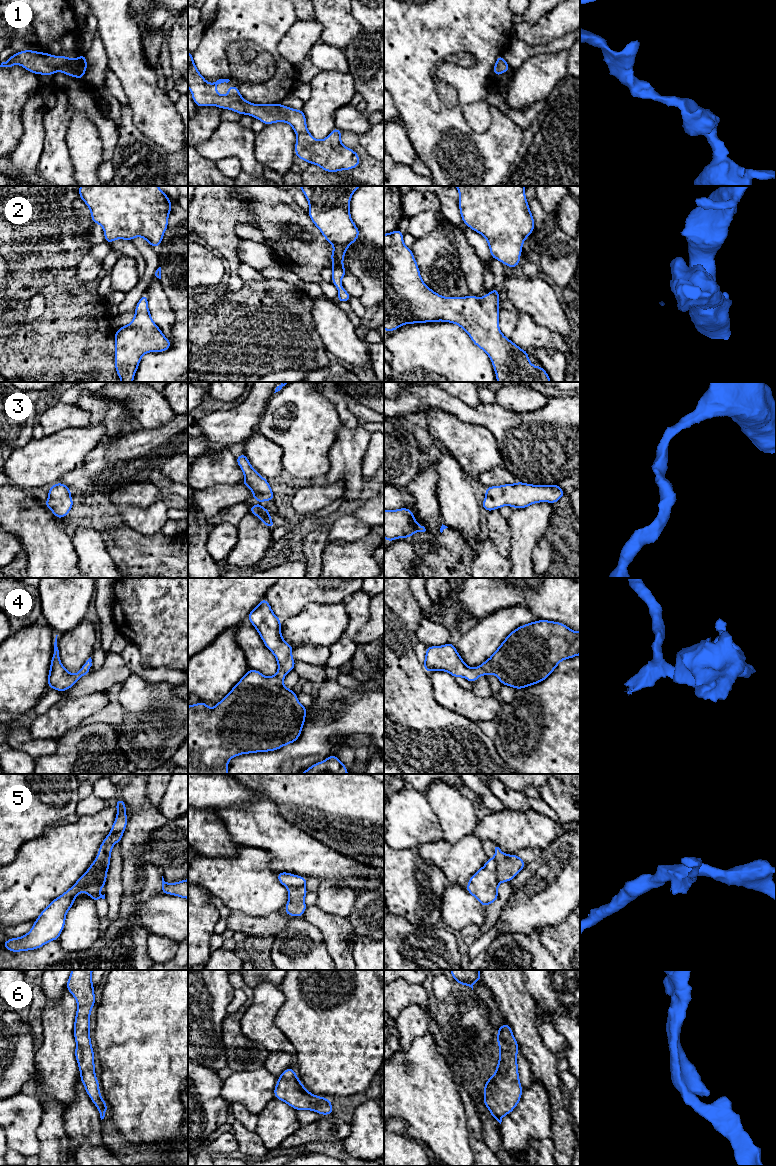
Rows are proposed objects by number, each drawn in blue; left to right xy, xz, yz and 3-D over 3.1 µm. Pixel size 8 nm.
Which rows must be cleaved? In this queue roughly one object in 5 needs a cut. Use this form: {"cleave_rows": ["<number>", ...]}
{"cleave_rows": ["5"]}

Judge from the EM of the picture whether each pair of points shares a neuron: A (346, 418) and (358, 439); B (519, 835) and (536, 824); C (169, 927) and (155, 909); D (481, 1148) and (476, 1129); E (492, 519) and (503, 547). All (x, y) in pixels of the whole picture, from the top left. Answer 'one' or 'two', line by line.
A: two
B: one
C: one
D: one
E: one

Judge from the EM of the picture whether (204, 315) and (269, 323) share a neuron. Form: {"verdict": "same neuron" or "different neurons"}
{"verdict": "same neuron"}

